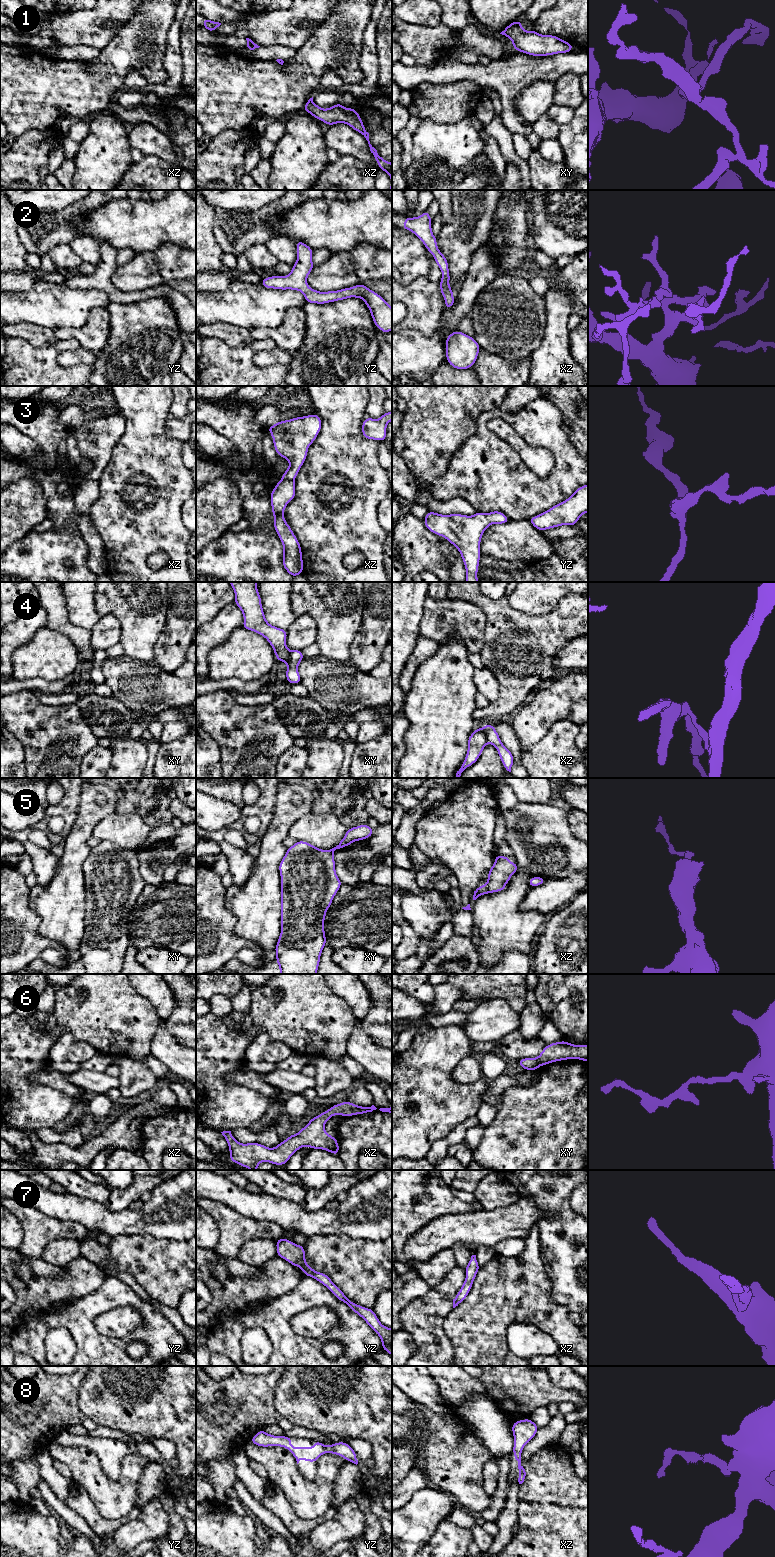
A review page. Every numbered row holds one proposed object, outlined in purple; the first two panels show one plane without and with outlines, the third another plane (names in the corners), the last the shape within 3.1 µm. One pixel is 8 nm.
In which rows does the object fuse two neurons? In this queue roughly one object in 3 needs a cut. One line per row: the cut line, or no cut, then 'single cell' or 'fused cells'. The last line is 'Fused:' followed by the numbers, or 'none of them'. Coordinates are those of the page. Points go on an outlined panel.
1: no cut | single cell
2: no cut | single cell
3: no cut | single cell
4: xz (482, 728), (488, 742) | fused cells
5: no cut | single cell
6: no cut | single cell
7: no cut | single cell
8: no cut | single cell
Fused: 4

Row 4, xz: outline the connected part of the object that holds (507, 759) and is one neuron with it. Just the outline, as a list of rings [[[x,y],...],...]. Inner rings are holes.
[[[486,724],[483,729],[487,736],[488,743],[494,745],[497,749],[504,768],[507,771],[511,772],[511,768],[514,762],[513,754],[503,745],[500,740],[499,734],[497,733],[492,724]]]

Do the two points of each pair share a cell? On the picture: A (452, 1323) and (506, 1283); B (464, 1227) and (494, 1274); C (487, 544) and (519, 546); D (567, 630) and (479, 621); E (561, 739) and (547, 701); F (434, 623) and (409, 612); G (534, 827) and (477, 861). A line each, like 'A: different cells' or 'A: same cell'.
A: same cell
B: different cells
C: same cell
D: different cells
E: different cells
F: different cells
G: different cells

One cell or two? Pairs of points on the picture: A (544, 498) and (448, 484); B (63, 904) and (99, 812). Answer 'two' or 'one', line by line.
A: one
B: one

